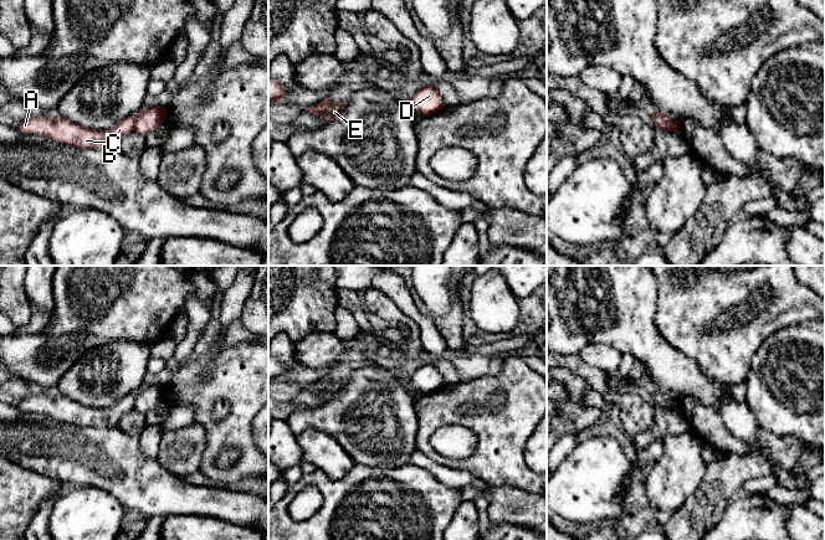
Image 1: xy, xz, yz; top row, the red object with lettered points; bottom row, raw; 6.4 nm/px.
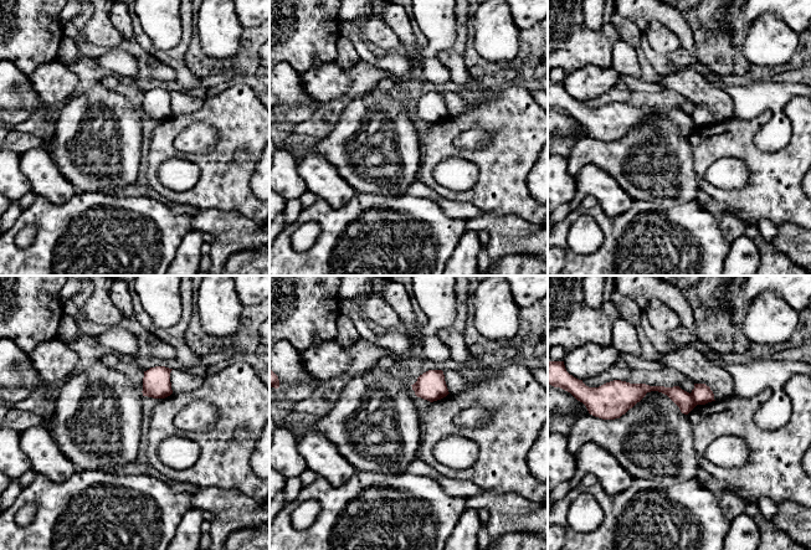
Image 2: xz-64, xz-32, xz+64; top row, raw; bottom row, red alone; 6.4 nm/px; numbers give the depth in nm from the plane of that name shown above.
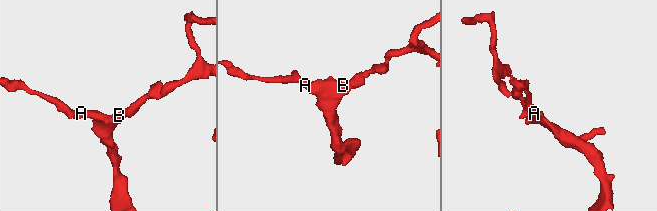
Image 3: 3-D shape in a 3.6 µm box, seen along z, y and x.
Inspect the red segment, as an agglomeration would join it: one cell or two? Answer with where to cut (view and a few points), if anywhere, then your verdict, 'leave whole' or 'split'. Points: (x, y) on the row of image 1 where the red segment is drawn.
cut xy (136, 116), (133, 129); split

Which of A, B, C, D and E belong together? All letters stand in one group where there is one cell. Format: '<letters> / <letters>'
A B C E / D

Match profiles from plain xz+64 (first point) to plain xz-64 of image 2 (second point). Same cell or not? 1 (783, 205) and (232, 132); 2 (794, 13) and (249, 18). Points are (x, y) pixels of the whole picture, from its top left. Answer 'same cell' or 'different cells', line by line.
1: same cell
2: same cell

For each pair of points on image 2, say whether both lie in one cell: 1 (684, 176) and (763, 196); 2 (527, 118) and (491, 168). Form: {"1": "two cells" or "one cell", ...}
{"1": "two cells", "2": "one cell"}

